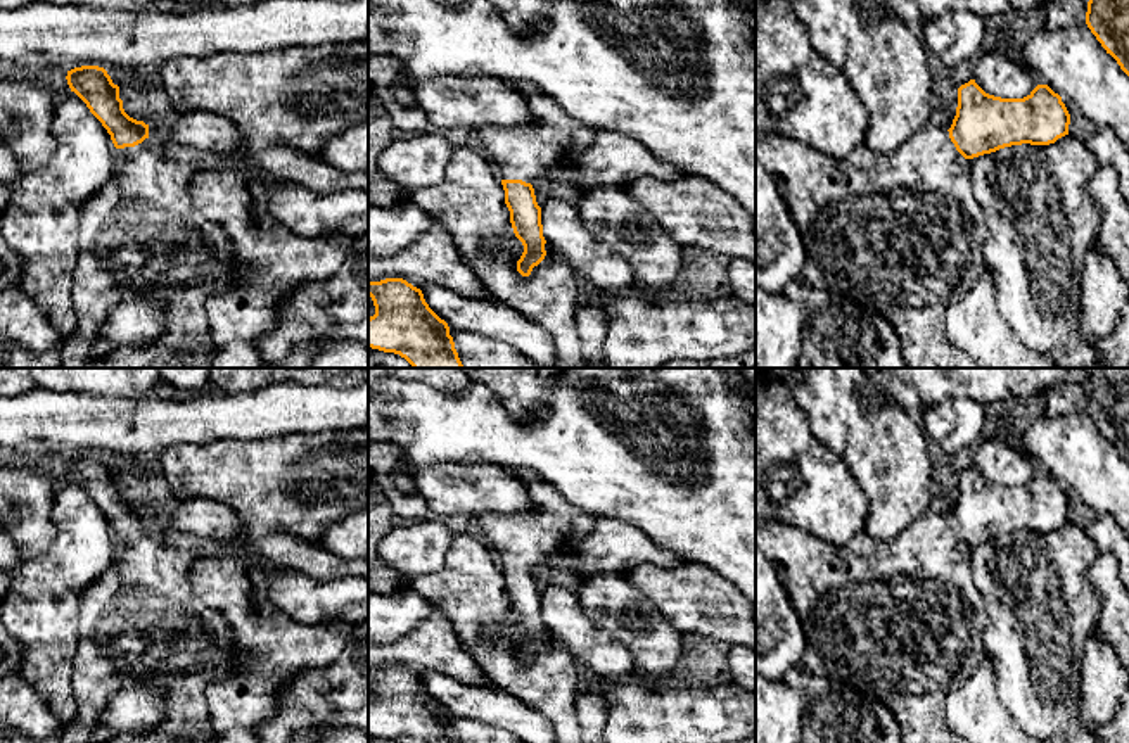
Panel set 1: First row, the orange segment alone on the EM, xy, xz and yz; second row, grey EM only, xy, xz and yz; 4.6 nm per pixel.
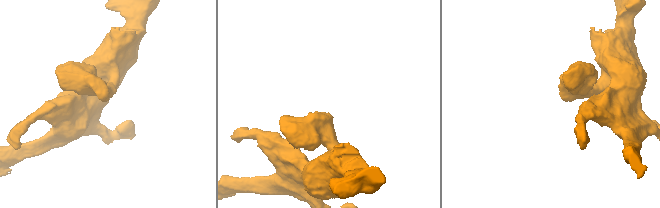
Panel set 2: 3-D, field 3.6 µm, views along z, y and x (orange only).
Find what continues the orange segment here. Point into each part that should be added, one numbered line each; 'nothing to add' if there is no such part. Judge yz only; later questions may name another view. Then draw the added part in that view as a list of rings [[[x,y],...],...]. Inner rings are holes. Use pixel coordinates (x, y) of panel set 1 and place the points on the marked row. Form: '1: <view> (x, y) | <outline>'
1: yz (901, 234) | [[[927,124],[890,154],[861,143],[844,161],[823,156],[795,140],[756,128],[756,161],[773,178],[799,226],[807,252],[801,280],[852,299],[887,318],[901,340],[908,368],[982,368],[958,351],[942,328],[947,306],[963,297],[985,273],[987,226],[979,207],[968,161],[956,150],[944,128]]]

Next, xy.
1: xy (140, 235) | [[[150,138],[135,147],[116,149],[116,152],[116,175],[80,207],[80,249],[73,271],[76,328],[57,346],[62,358],[61,368],[207,368],[214,358],[214,342],[206,301],[233,285],[230,240],[220,225],[201,214],[188,194],[197,166],[166,157]],[[130,299],[152,299],[168,306],[164,335],[150,346],[119,347],[107,358],[95,359],[90,351],[111,309]]]

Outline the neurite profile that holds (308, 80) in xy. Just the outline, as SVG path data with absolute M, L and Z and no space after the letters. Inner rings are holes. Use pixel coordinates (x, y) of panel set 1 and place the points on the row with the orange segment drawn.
M368 41L290 47L259 54L178 57L159 66L159 86L168 114L202 111L221 116L235 124L252 154L280 143L320 159L328 138L368 119Z

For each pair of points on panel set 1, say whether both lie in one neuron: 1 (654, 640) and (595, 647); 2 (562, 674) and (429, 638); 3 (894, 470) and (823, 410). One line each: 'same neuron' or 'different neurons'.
1: different neurons
2: different neurons
3: same neuron

